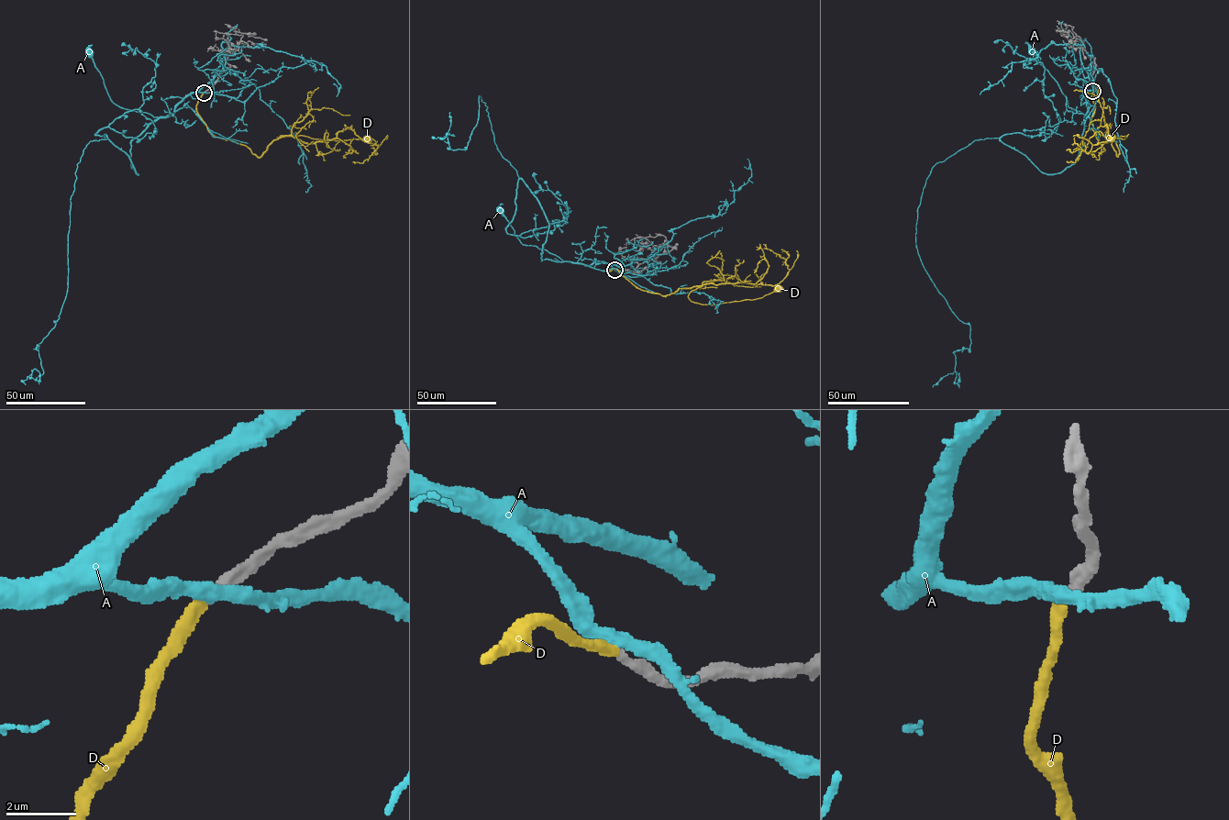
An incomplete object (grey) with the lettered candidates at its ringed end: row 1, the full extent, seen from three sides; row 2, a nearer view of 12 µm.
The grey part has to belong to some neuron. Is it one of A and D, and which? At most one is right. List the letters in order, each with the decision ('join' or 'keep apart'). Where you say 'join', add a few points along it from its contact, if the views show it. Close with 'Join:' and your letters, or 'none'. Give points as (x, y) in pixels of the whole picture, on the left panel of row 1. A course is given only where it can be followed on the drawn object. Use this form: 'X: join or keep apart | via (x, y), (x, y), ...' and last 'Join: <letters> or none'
A: keep apart
D: join | via (204, 93), (196, 111), (207, 130), (245, 145), (258, 157), (285, 136), (315, 143), (350, 128), (366, 138)
Join: D

